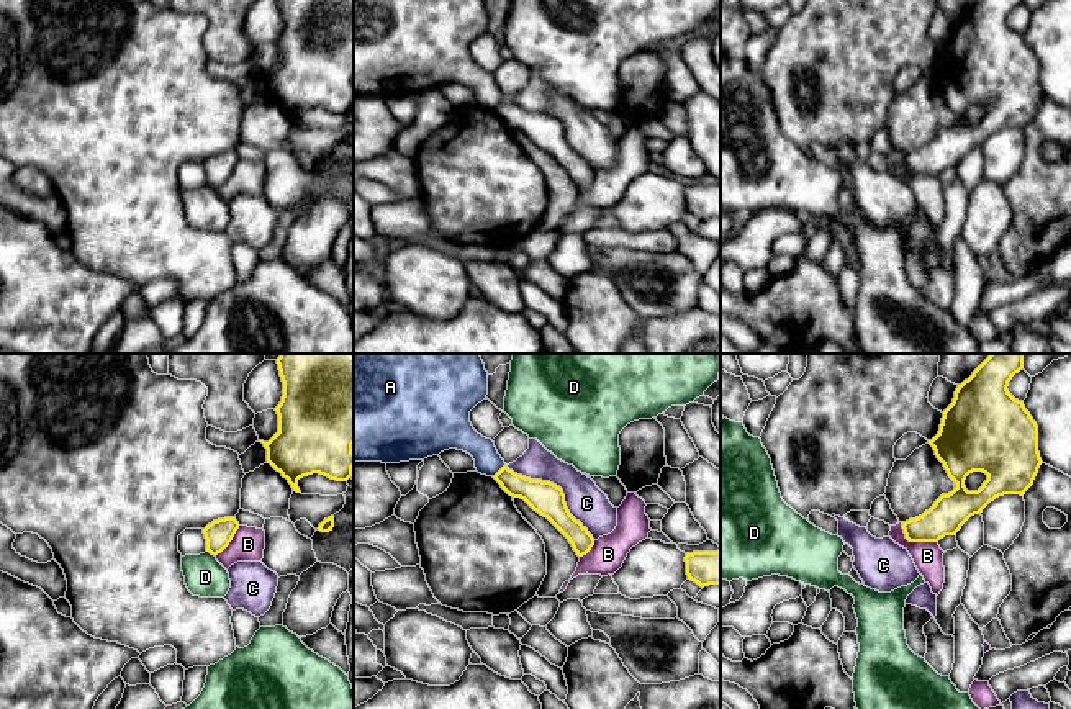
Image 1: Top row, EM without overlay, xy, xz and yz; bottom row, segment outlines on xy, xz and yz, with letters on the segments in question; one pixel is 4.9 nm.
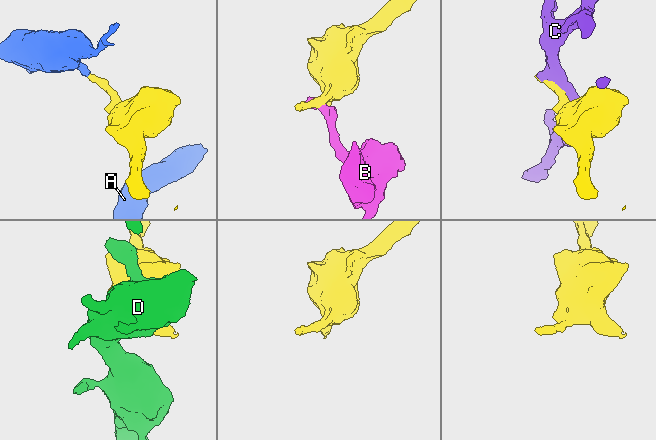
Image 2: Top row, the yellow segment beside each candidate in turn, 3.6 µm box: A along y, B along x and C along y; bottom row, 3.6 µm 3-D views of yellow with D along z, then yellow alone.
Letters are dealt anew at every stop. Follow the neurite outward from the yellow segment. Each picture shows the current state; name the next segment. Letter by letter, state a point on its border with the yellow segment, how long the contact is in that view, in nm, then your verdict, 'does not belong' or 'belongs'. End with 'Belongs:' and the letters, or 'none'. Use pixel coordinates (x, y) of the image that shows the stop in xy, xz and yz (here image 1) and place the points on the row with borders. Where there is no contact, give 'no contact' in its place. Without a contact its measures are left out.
A: meets yellow in xz at (498, 472); contact 90 nm long; does not belong
B: meets yellow in yz at (914, 541); contact 200 nm long; does not belong
C: meets yellow in xz at (559, 487); contact 550 nm long; does not belong
D: meets yellow in xy at (210, 552); contact 50 nm long; does not belong
Belongs: none

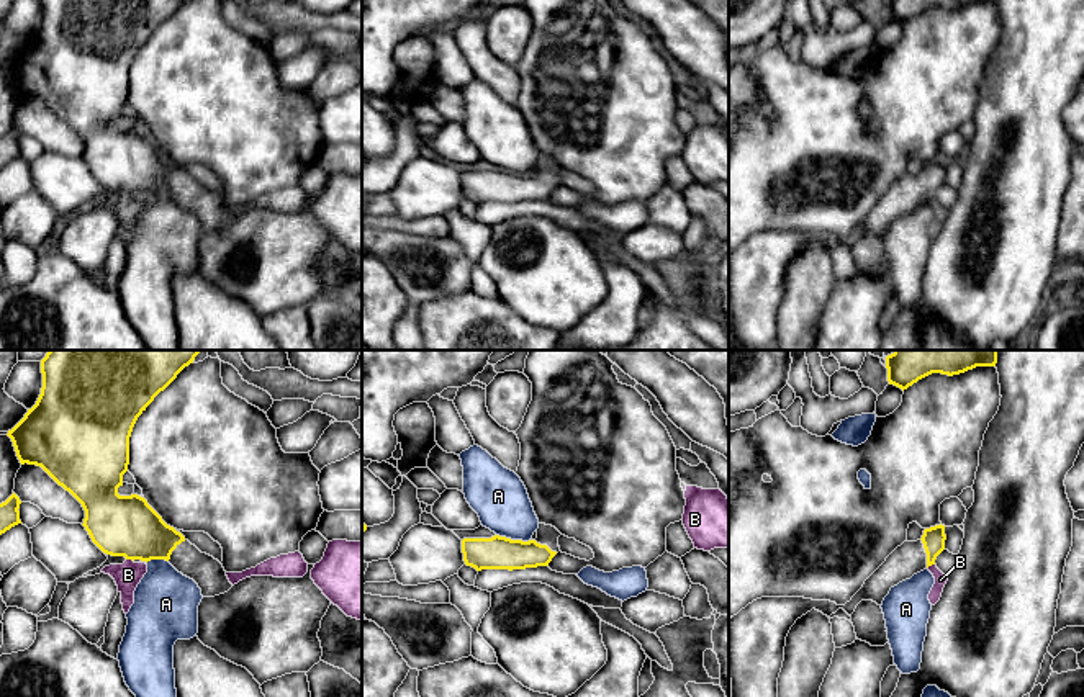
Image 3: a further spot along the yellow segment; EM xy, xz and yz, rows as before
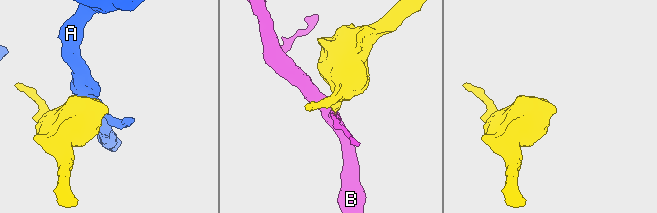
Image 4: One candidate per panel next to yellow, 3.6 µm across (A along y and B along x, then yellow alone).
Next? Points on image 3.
A: meets yellow in xz at (514, 540); contact 180 nm long; does not belong
B: meets yellow in xy at (130, 558); contact 40 nm long; does not belong
Belongs: none

